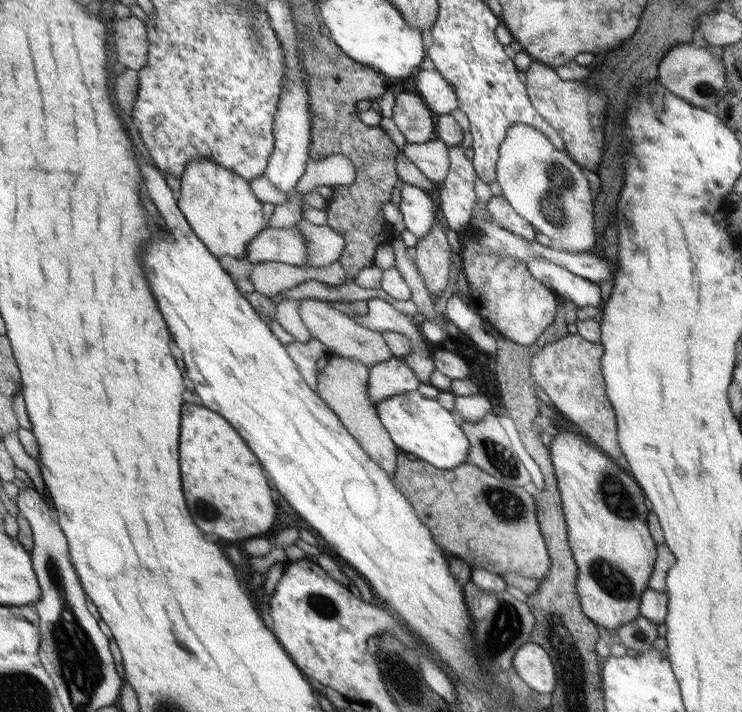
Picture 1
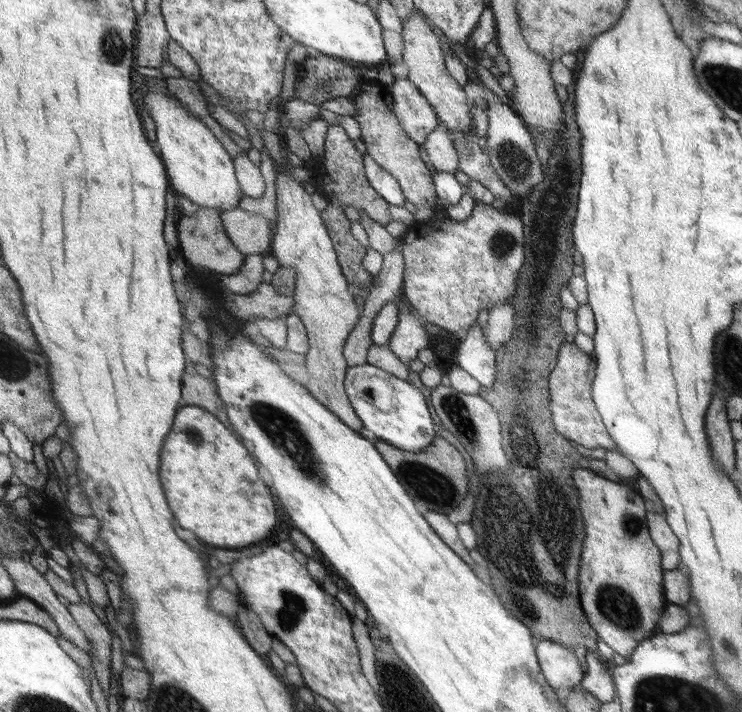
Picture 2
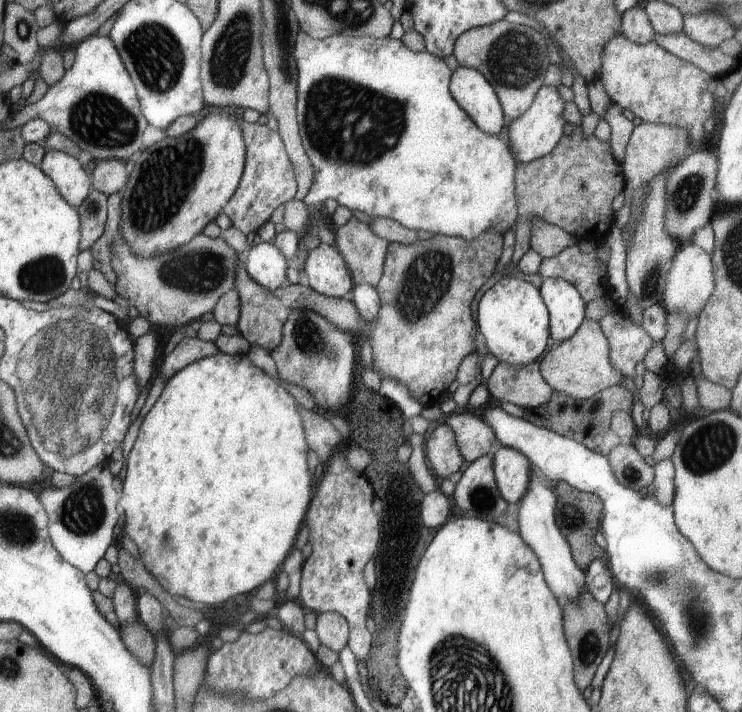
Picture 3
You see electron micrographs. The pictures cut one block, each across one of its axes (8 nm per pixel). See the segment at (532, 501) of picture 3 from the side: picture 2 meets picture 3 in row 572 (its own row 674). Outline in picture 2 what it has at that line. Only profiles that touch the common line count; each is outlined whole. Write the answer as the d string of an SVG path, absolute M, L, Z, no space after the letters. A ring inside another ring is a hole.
M541 639L536 646L535 651L538 654L542 675L545 676L551 688L563 688L570 691L582 682L583 670L573 651L549 639Z

